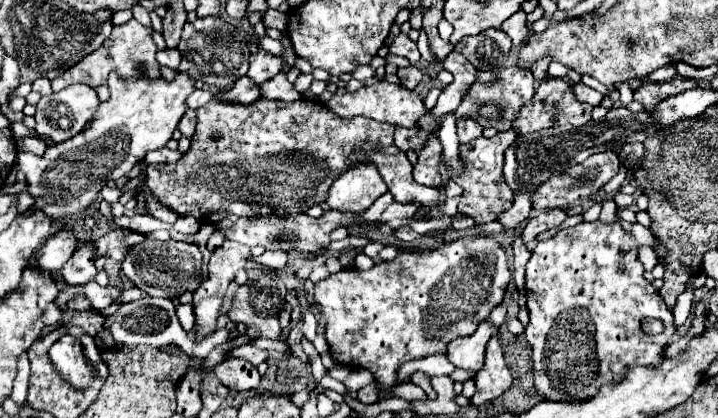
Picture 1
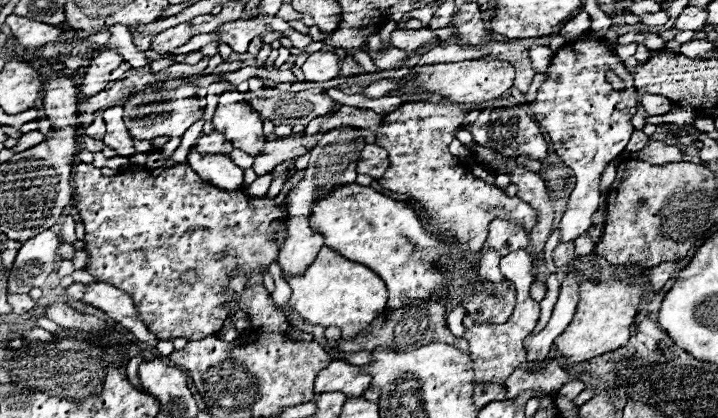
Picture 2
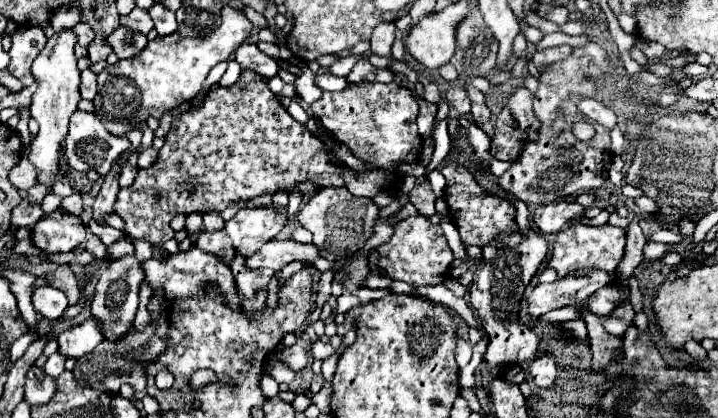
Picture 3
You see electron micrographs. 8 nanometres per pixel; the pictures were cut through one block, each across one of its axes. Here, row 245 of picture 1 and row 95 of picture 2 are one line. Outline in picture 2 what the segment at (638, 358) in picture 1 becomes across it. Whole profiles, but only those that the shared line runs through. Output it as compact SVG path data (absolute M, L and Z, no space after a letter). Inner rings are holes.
M592 34L560 48L546 74L550 78L542 82L530 108L540 126L546 128L556 154L576 172L576 188L570 194L568 210L560 222L560 242L572 242L592 226L592 214L600 208L600 176L608 162L626 150L630 134L634 132L630 118L636 114L638 92L622 62L612 56L612 52L602 44L602 38ZM608 70L618 72L626 90L610 90L610 84L606 82Z

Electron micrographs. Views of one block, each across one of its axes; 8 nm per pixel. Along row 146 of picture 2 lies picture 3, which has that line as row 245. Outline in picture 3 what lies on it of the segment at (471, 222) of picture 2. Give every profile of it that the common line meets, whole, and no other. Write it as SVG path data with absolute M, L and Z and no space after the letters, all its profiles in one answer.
M422 214L400 220L398 228L394 228L394 236L382 248L378 248L378 254L378 268L384 270L390 278L408 282L410 286L436 286L444 282L448 276L448 266L454 260L442 228L434 226Z

